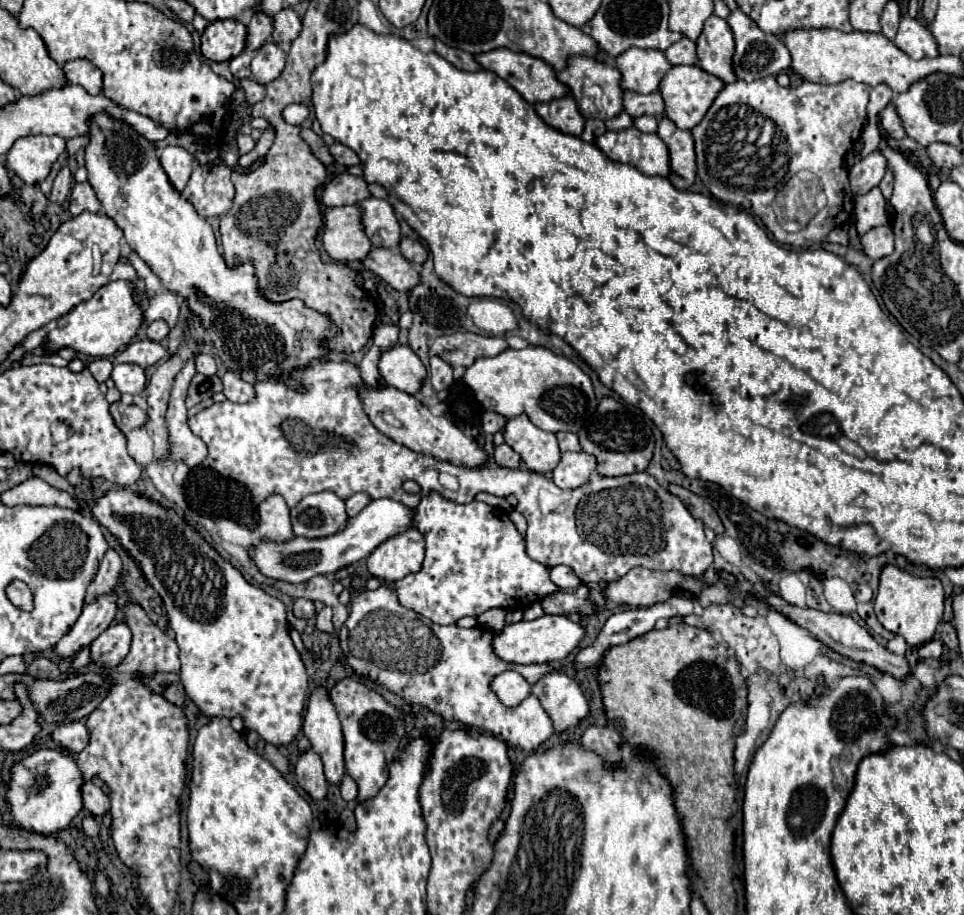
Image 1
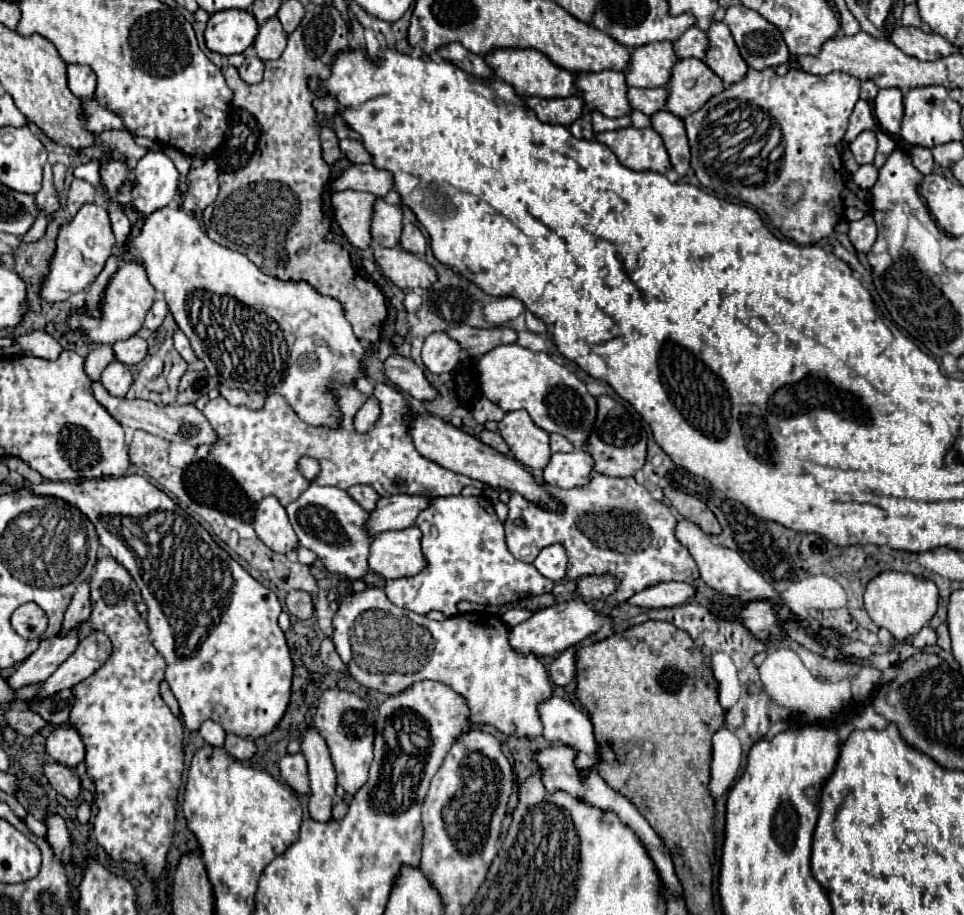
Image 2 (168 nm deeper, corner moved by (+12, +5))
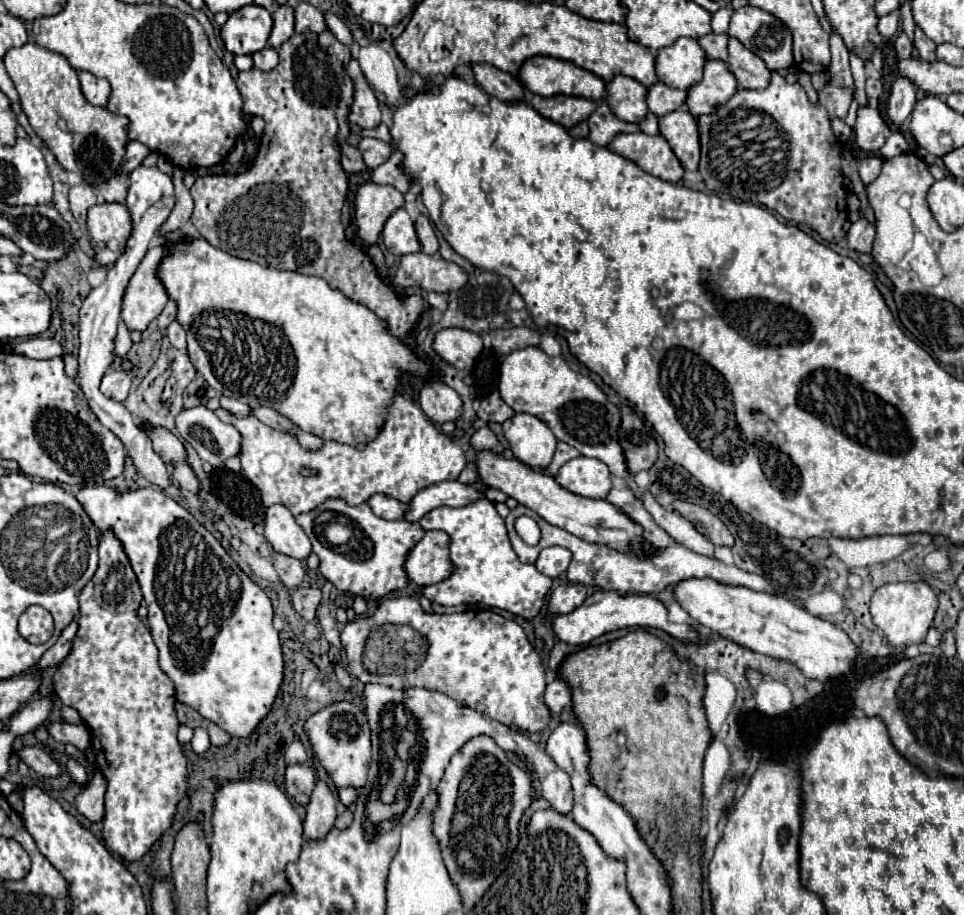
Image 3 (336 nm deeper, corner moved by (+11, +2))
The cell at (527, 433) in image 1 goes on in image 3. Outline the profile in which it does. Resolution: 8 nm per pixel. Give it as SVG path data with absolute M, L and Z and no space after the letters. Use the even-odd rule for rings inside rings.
M515 413L503 423L503 433L513 455L521 463L533 469L547 469L555 453L557 439L541 419L529 413Z

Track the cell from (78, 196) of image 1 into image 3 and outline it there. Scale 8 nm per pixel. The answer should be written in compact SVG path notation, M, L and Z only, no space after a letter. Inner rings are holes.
M77 185L77 187L71 187L69 191L69 203L71 203L71 213L75 221L79 223L79 227L85 227L87 209L97 203L97 195L91 185Z

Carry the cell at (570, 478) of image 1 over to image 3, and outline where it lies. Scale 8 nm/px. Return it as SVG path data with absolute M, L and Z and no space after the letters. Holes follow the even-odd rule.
M583 455L569 459L555 475L555 481L567 491L591 499L605 499L611 489L607 465Z

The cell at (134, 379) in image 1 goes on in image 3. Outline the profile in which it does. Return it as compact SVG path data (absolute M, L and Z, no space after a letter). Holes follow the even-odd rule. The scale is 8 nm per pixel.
M109 369L103 375L101 393L105 393L107 397L111 397L115 401L125 401L127 395L129 395L129 387L131 387L131 377L125 371Z

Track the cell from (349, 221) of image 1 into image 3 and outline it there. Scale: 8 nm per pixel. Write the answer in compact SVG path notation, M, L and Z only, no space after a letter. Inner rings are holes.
M363 183L357 189L355 195L355 225L357 225L357 235L367 243L373 245L379 239L379 233L383 229L383 223L387 217L403 207L403 195L397 193L397 189L385 185L373 185L373 183Z

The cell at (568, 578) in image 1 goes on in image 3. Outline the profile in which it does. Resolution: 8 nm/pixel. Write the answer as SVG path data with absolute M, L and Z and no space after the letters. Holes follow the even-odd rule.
M555 545L555 547L545 547L539 553L539 559L537 559L535 567L547 577L557 577L557 575L561 575L567 569L569 561L571 561L569 549Z

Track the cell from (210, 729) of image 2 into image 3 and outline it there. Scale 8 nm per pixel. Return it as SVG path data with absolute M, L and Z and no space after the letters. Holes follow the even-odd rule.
M201 727L195 729L195 735L193 735L193 739L191 739L191 747L193 747L195 753L205 753L205 751L211 747L209 735L207 735L205 729L201 729Z

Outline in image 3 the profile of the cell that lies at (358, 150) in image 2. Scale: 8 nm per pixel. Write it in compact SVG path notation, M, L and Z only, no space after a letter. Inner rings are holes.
M361 139L361 143L357 145L357 149L361 151L367 169L375 169L381 163L385 163L389 159L391 151L393 151L389 143L383 143L379 139Z

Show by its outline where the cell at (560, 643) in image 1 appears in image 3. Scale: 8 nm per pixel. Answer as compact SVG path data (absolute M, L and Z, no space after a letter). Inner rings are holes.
M597 591L591 597L585 599L583 605L573 609L571 613L565 615L555 615L551 621L553 635L567 643L567 645L587 645L589 641L601 637L603 633L623 629L623 627L657 627L667 631L669 635L689 643L697 639L697 631L691 625L677 625L667 619L667 609L663 607L661 601L653 599L651 595L627 595L621 597L619 593L613 591Z

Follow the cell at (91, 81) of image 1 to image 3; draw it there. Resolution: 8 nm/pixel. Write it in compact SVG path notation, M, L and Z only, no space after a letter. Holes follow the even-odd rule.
M79 71L79 83L81 83L81 91L83 91L85 99L91 105L99 105L99 107L107 105L107 99L109 99L109 81L99 79L99 77L91 75L89 71Z

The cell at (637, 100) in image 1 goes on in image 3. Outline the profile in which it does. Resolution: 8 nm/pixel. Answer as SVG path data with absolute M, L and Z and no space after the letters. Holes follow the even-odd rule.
M655 83L647 89L647 107L653 115L663 117L665 113L671 113L679 107L683 107L687 93L681 89L671 89L667 85Z

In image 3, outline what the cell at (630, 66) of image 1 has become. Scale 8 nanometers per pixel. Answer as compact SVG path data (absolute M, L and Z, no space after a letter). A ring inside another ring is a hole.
M681 37L669 47L661 47L655 57L655 73L661 83L675 89L689 89L701 79L705 65L703 49L695 39Z

